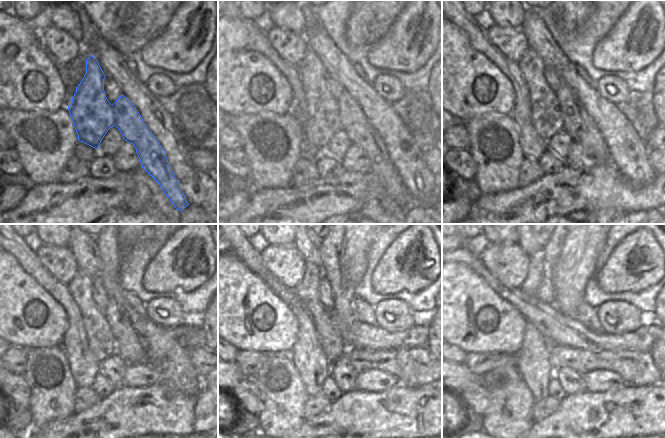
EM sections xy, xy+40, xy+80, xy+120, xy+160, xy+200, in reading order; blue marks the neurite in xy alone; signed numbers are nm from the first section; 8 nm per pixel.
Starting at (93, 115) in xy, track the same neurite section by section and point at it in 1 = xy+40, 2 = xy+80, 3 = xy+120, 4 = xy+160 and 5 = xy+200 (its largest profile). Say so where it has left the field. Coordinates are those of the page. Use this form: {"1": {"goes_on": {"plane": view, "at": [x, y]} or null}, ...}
{"1": {"goes_on": {"plane": "xy+40", "at": [326, 115]}}, "2": {"goes_on": {"plane": "xy+80", "at": [552, 111]}}, "3": {"goes_on": {"plane": "xy+120", "at": [110, 332]}}, "4": {"goes_on": {"plane": "xy+160", "at": [328, 324]}}, "5": {"goes_on": {"plane": "xy+200", "at": [541, 264]}}}

